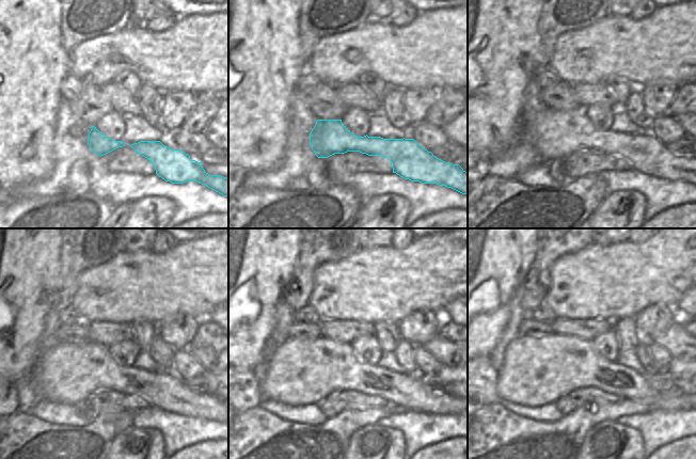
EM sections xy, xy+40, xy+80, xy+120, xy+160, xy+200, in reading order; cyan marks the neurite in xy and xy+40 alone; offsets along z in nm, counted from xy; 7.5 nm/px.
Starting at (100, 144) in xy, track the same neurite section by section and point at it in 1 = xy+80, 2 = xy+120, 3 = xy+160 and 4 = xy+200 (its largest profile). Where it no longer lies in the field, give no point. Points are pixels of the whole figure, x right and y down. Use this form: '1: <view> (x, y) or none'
1: xy+80 (555, 135)
2: xy+120 (67, 373)
3: xy+160 (299, 372)
4: xy+200 (536, 370)

